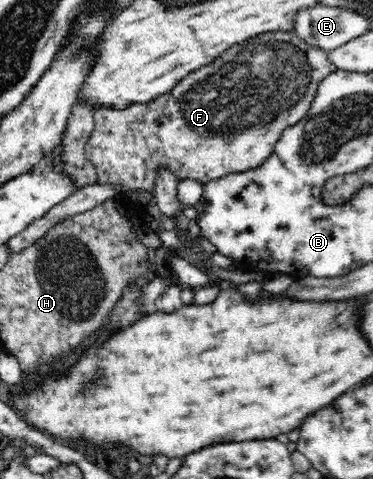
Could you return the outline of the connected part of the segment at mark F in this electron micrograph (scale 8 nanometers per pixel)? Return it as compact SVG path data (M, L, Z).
M293 30L265 32L264 34L253 36L248 40L243 40L240 44L235 44L235 46L226 50L214 62L191 72L171 91L168 91L165 95L157 96L152 102L134 102L134 104L130 104L126 108L112 108L105 104L96 104L93 107L94 130L90 134L90 138L86 140L84 156L97 170L97 183L110 184L110 182L113 182L113 184L117 184L119 186L119 198L129 202L130 197L126 195L128 190L136 190L136 188L148 190L148 192L154 190L154 184L156 184L156 173L154 172L156 172L158 166L169 168L180 181L184 180L184 178L190 178L192 180L199 180L202 184L210 182L210 180L222 178L222 176L232 174L232 172L244 172L244 170L256 168L256 166L260 166L270 156L275 144L282 136L282 131L298 124L309 113L319 82L322 82L322 79L326 78L332 70L335 70L335 68L329 62L329 52L306 43Z

